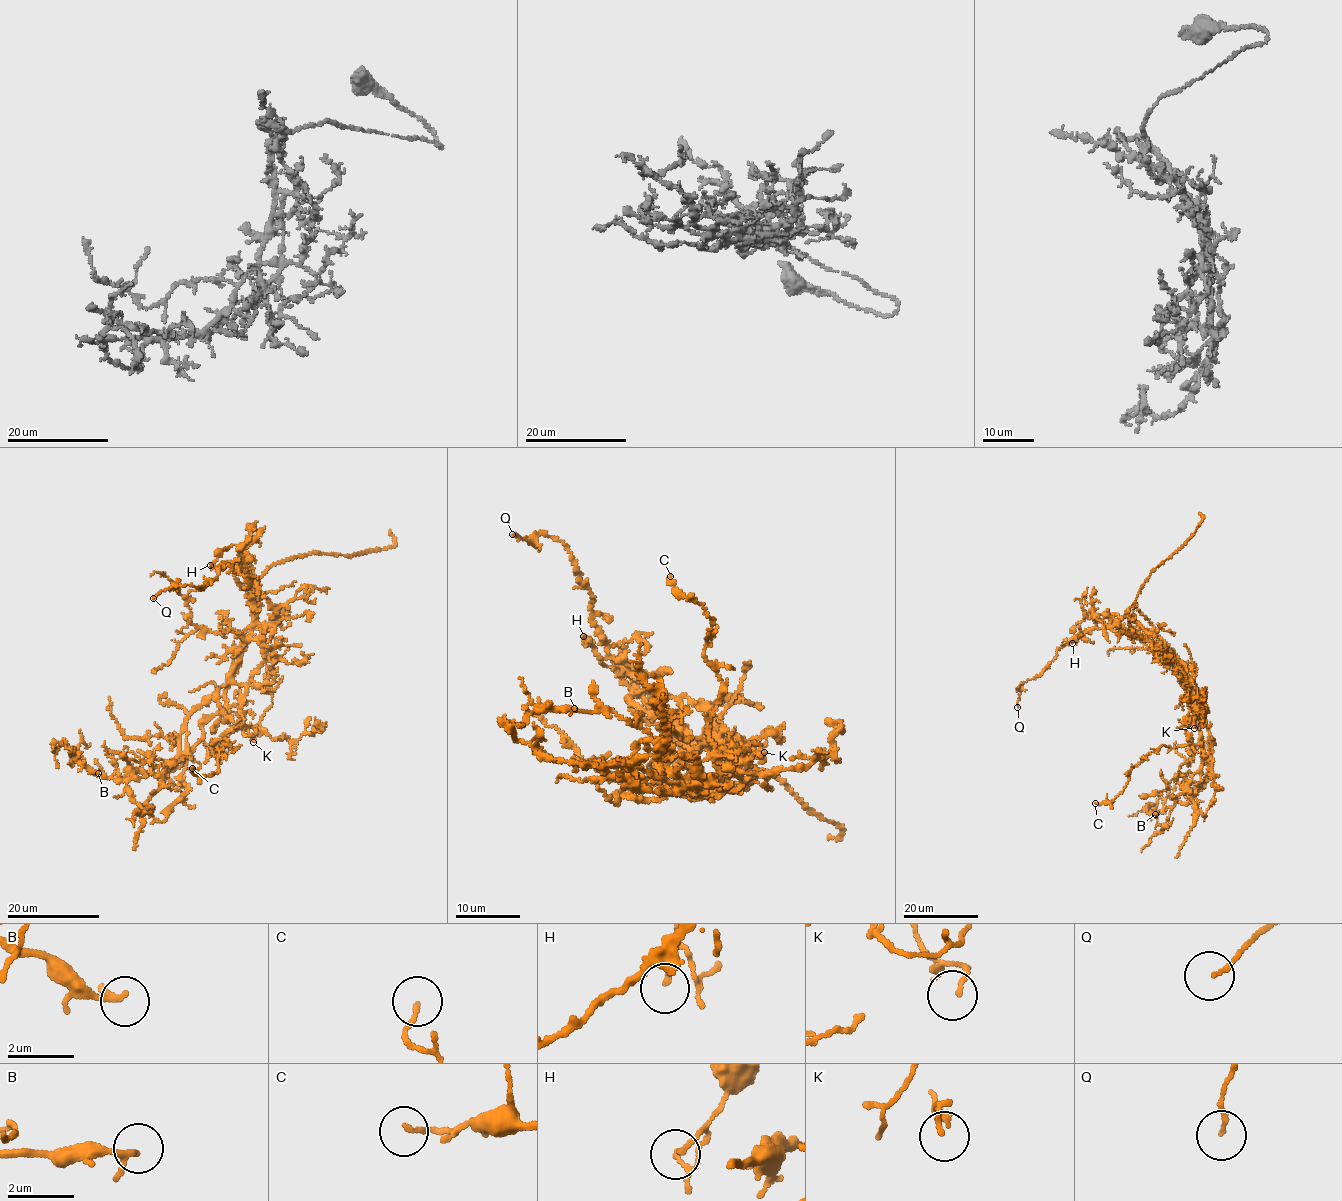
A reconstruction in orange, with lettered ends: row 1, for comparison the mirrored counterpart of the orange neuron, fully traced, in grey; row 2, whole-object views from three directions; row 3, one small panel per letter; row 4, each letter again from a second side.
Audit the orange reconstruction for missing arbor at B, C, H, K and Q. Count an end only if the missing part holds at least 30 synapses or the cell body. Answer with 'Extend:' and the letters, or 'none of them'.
Extend: none of them

